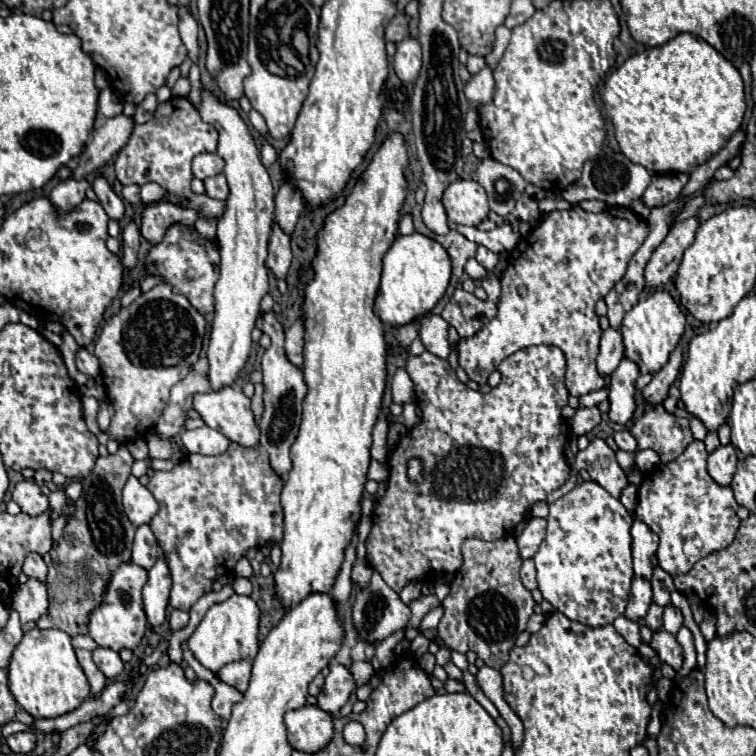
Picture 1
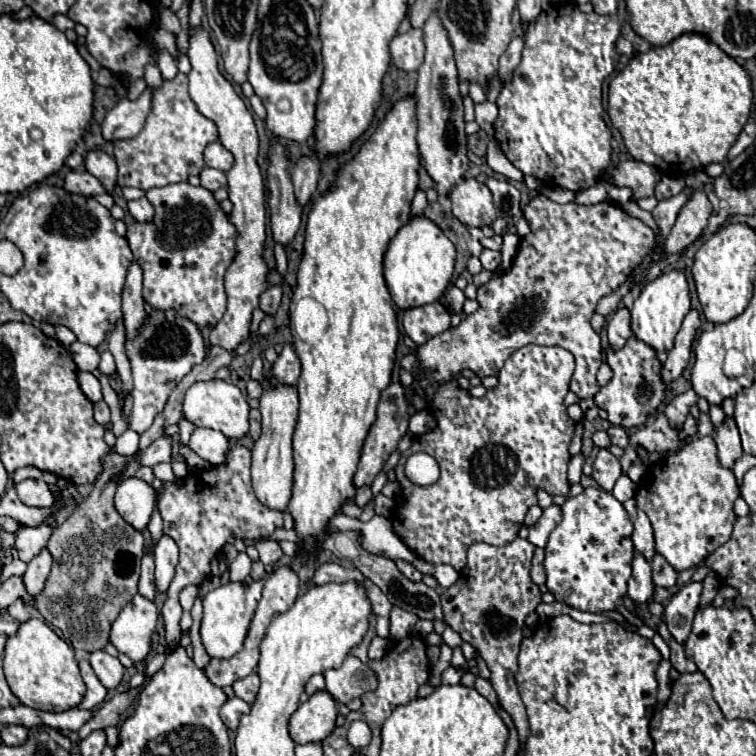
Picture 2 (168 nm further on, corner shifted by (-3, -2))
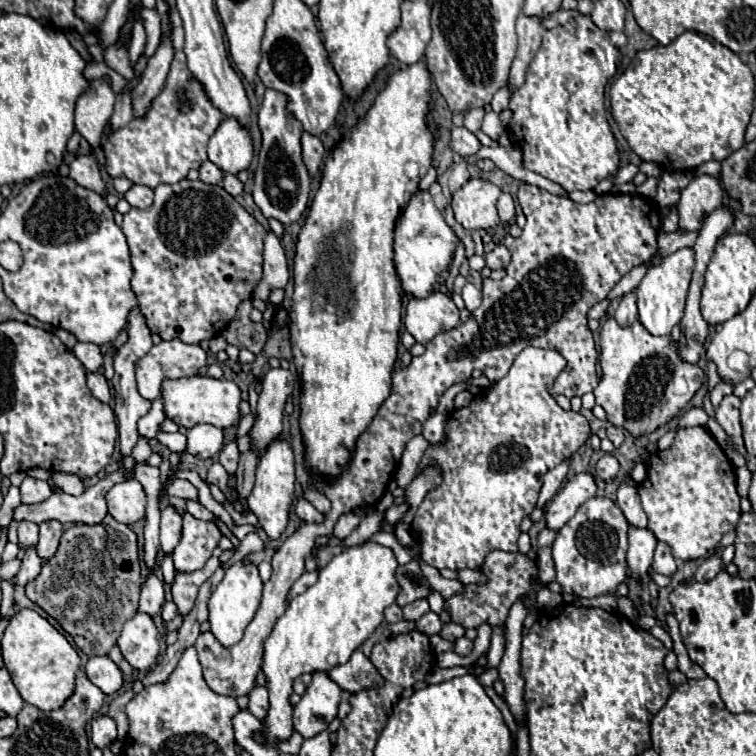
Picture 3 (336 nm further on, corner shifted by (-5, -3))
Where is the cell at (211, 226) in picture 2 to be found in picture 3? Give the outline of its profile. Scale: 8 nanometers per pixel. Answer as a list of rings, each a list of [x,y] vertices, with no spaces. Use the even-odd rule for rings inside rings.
[[[182,179],[174,185],[158,185],[154,203],[148,209],[132,207],[122,221],[132,259],[132,291],[138,299],[140,313],[152,333],[164,341],[180,339],[200,343],[222,333],[232,321],[240,301],[252,295],[262,279],[262,241],[266,229],[230,195],[222,185],[208,185]]]

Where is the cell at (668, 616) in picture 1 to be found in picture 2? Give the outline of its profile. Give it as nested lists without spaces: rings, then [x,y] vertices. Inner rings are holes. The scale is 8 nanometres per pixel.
[[[692,582],[692,584],[684,586],[678,594],[674,594],[670,598],[670,602],[666,604],[664,622],[670,630],[670,634],[680,644],[686,642],[686,638],[692,630],[692,620],[696,616],[698,602],[700,602],[700,592],[702,592],[702,584]]]

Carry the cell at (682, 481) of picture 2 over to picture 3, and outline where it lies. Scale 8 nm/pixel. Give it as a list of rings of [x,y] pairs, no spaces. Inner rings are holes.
[[[682,427],[676,431],[674,443],[668,449],[658,449],[646,461],[648,475],[638,485],[642,509],[648,515],[648,529],[656,539],[672,547],[676,559],[704,559],[720,543],[722,535],[736,529],[740,519],[740,497],[736,493],[736,475],[730,459],[704,427]]]

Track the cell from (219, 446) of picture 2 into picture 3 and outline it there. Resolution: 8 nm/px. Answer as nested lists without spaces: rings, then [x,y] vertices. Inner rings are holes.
[[[196,425],[186,433],[186,453],[198,459],[212,459],[222,451],[222,429],[214,425]]]

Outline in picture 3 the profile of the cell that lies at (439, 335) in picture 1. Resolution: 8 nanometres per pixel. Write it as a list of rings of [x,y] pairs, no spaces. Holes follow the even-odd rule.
[[[432,293],[424,299],[412,297],[403,318],[408,333],[418,343],[428,343],[442,331],[450,331],[458,325],[458,309],[446,293]]]

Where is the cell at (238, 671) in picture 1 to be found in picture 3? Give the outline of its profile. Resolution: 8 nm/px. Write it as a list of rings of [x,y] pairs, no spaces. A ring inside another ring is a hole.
[[[254,687],[252,691],[250,691],[250,705],[248,705],[248,711],[256,717],[256,719],[260,719],[260,721],[264,721],[266,719],[266,713],[268,713],[268,709],[270,709],[270,701],[268,701],[268,689],[266,687]]]

